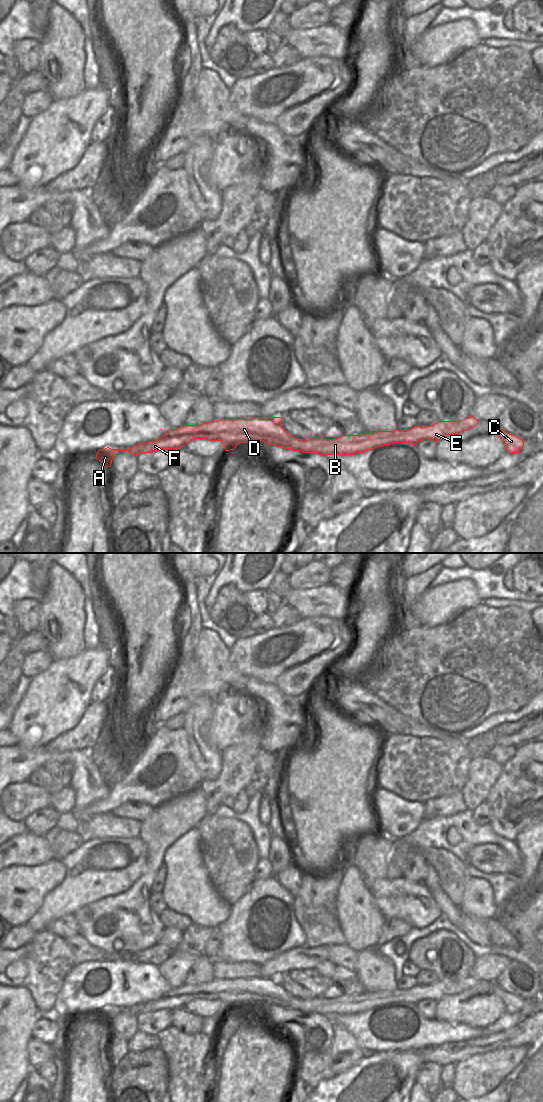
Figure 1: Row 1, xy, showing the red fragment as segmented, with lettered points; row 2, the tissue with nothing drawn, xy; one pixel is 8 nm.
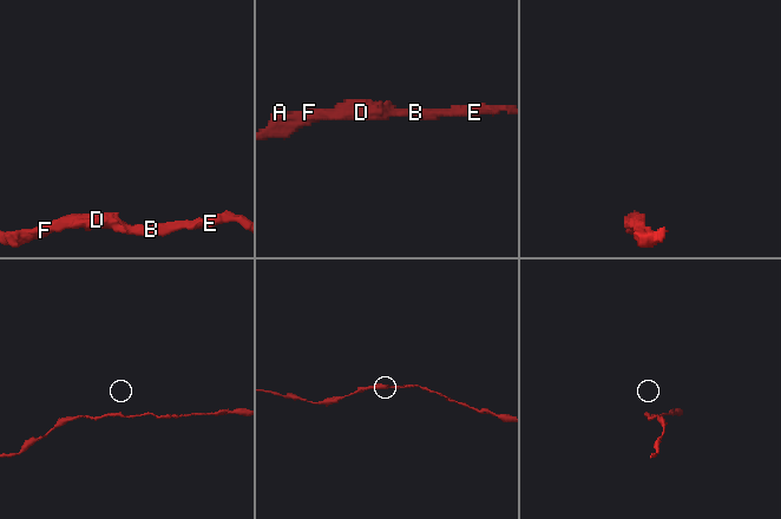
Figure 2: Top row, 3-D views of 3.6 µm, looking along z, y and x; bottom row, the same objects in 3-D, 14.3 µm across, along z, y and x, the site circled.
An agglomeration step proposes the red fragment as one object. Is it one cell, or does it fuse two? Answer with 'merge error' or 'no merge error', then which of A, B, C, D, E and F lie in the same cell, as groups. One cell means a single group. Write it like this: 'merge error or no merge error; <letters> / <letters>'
no merge error; A B C D E F

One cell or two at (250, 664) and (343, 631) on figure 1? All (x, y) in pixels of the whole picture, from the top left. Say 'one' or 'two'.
one

